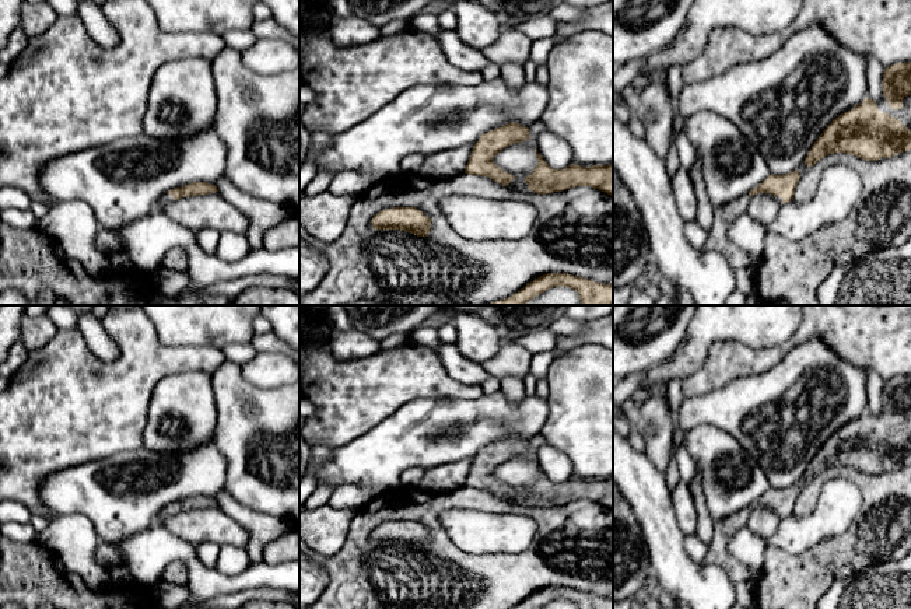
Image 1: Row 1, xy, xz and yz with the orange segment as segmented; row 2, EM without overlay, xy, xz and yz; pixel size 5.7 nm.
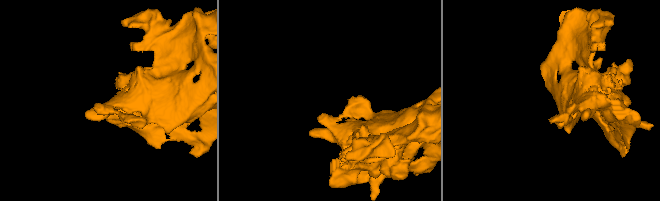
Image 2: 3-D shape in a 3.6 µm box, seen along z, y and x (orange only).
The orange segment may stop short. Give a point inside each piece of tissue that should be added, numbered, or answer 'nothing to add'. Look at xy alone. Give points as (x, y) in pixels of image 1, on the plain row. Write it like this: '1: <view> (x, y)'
1: xy (167, 511)

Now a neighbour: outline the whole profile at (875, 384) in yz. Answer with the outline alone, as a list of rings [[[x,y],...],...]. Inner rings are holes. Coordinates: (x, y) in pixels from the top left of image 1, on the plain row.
[[[863,370],[866,375],[866,412],[879,414],[883,410],[882,396],[886,381],[869,370]]]

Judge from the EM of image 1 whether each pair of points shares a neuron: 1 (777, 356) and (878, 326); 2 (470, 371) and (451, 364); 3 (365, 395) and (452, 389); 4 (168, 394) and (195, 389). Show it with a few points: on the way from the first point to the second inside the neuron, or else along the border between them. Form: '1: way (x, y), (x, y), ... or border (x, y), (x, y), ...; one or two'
1: way (802, 333), (810, 326), (852, 326); one
2: way (466, 371), (462, 371), (455, 364); one
3: way (386, 385), (431, 385); one
4: way (175, 394), (188, 394); one

